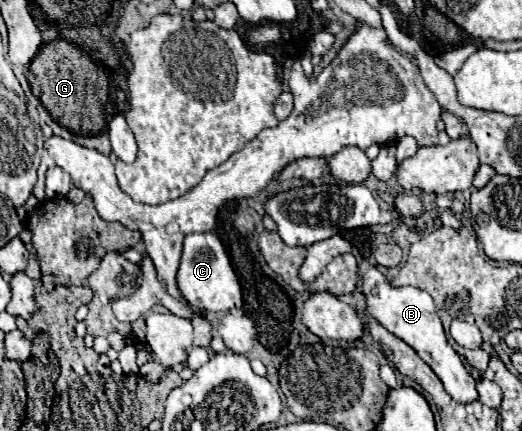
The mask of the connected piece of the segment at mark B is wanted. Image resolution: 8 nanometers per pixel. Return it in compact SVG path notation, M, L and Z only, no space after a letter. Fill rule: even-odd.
M370 267L362 275L362 293L366 299L366 313L372 319L376 319L382 327L386 327L394 337L402 339L418 353L418 357L424 363L428 363L432 367L432 371L440 377L440 381L444 383L444 389L450 393L452 399L456 399L460 403L478 399L478 393L474 387L474 377L470 377L460 355L448 343L444 327L436 315L432 297L426 291L416 289L416 287L394 287L382 271L378 271L376 267Z

